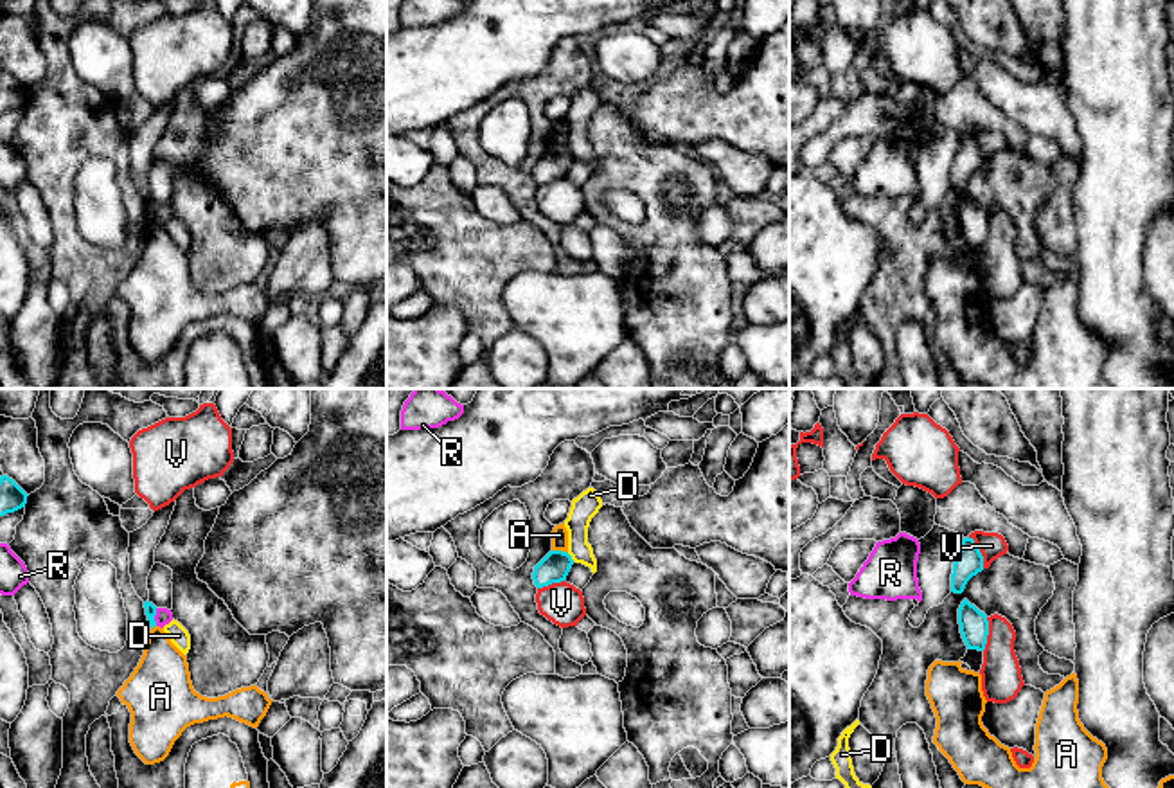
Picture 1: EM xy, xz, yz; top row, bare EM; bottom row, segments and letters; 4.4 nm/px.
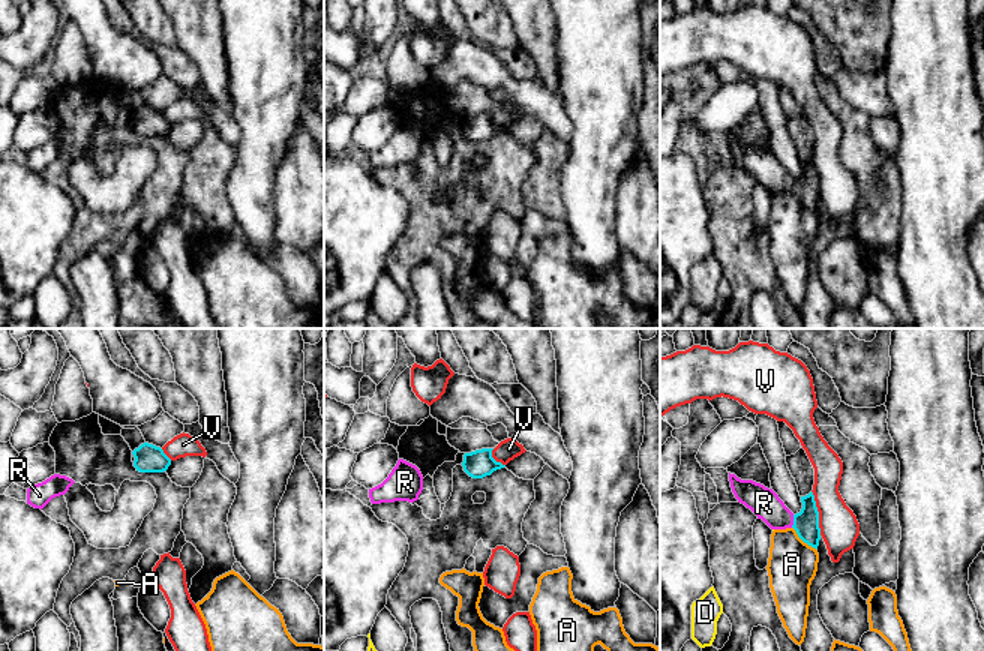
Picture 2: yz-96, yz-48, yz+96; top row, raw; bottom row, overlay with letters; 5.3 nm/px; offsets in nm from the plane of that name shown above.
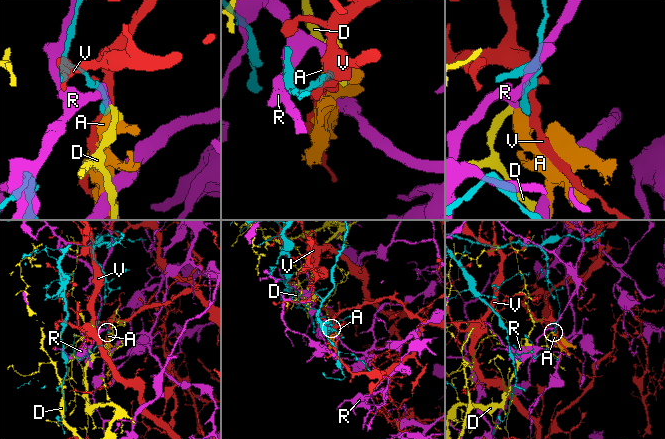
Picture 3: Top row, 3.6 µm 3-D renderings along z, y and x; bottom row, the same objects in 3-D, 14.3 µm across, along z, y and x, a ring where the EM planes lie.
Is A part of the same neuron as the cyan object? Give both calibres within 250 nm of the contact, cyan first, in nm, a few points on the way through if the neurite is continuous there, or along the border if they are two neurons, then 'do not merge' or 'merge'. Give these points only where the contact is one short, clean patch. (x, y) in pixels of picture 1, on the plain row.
calibres 140 and 80 nm; border xz (552, 146), (567, 150); do not merge

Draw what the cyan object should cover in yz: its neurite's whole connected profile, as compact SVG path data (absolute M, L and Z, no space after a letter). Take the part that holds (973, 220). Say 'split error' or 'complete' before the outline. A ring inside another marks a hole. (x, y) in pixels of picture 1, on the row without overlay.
complete; M964 196L958 205L958 221L967 246L983 248L989 232L987 212Z

